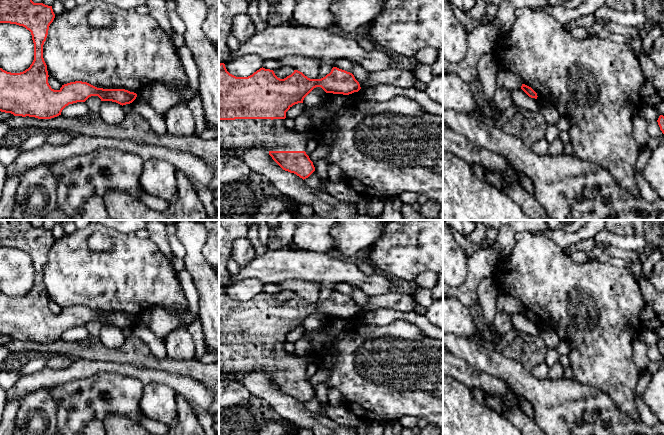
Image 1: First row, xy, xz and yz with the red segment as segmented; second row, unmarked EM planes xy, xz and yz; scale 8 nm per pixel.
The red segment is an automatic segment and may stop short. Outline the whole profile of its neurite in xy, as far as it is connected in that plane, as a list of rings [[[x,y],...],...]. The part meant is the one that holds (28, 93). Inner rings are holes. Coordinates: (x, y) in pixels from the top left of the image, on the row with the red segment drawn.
[[[0,0],[0,23],[25,27],[31,32],[34,43],[34,60],[28,69],[11,73],[0,68],[0,111],[14,116],[51,119],[61,115],[69,104],[85,102],[91,96],[122,106],[132,103],[137,97],[134,92],[97,88],[82,81],[64,84],[59,90],[51,88],[43,45],[54,18],[52,6],[32,0]]]

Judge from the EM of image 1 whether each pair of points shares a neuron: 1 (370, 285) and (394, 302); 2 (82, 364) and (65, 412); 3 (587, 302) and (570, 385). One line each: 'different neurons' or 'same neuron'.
1: different neurons
2: different neurons
3: different neurons

